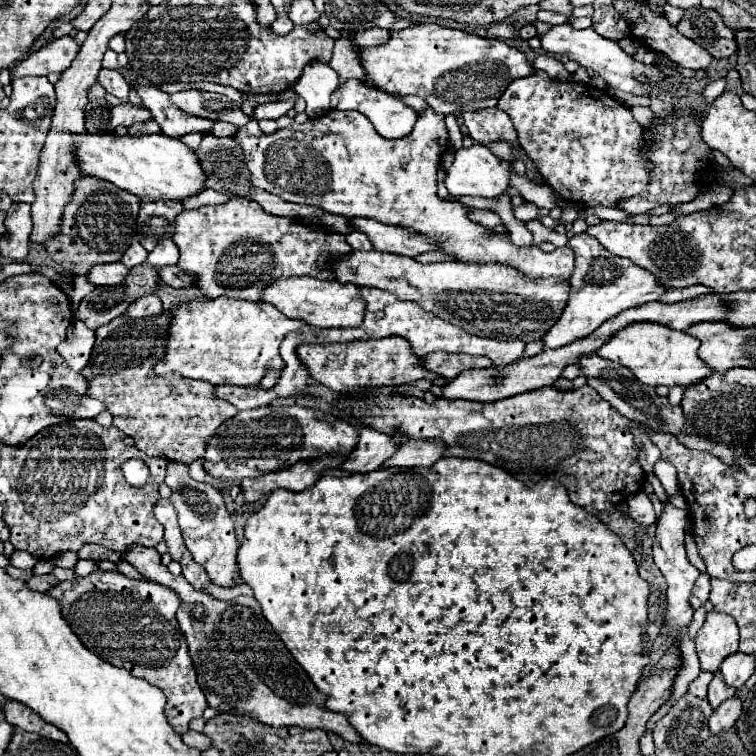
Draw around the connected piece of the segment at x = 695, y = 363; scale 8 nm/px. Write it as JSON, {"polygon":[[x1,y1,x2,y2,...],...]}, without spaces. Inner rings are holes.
{"polygon":[[639,322,639,324,629,324,629,328,621,328,599,348,599,356,613,360,621,366,627,366,635,378,639,378,647,386,691,386,705,376,711,374,711,368,703,364,697,356,699,350,699,340,689,336,687,332,667,328,663,324,649,324,649,322]]}

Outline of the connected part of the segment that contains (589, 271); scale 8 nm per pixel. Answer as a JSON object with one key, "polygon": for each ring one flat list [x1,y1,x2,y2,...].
{"polygon":[[587,232,573,234,567,244,575,250,575,272,571,276,571,288,575,288,575,292,571,292,571,300,567,302,561,318,543,336,545,348,561,348,583,336,589,336,605,320,621,314,627,308,661,300,663,292,667,292,657,276,651,276,651,272,631,264,627,258,607,252,597,240,591,240]]}

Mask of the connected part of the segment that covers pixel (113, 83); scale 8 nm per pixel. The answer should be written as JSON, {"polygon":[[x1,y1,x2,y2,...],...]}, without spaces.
{"polygon":[[101,68,97,82,99,82,109,94,113,94,113,96,117,96,117,98,121,98,121,100,127,100,127,98,129,98,129,90,131,90,131,88,129,88,129,84,123,80,121,72]]}

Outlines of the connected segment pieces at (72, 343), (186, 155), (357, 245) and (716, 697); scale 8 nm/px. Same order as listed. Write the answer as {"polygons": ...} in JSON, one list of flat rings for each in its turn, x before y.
{"polygons":[[[73,320,67,330,67,338,57,346,57,350,71,370,81,372,89,364,93,342,95,332,89,330,81,320]],[[79,134,75,140,75,164,83,176,95,176,113,182,117,188,127,190,145,200,185,200,201,192,205,186,203,170,191,148,181,144,177,138,159,134]],[[353,230,353,232,351,232,351,234,347,234,345,238,347,238,347,242,351,244,351,248,353,248,353,250,371,250,371,248,373,248,373,246,371,246,371,242,369,242,369,238,367,238,363,232]],[[717,672,715,674,715,678,711,680,711,684,709,684,709,696,707,696,707,700,709,700,709,704,713,706,713,708,717,708,723,700,729,700,729,698,733,698,735,696,735,688,731,688,731,686,727,686,725,682,723,682,723,678,721,678,721,674]]]}

